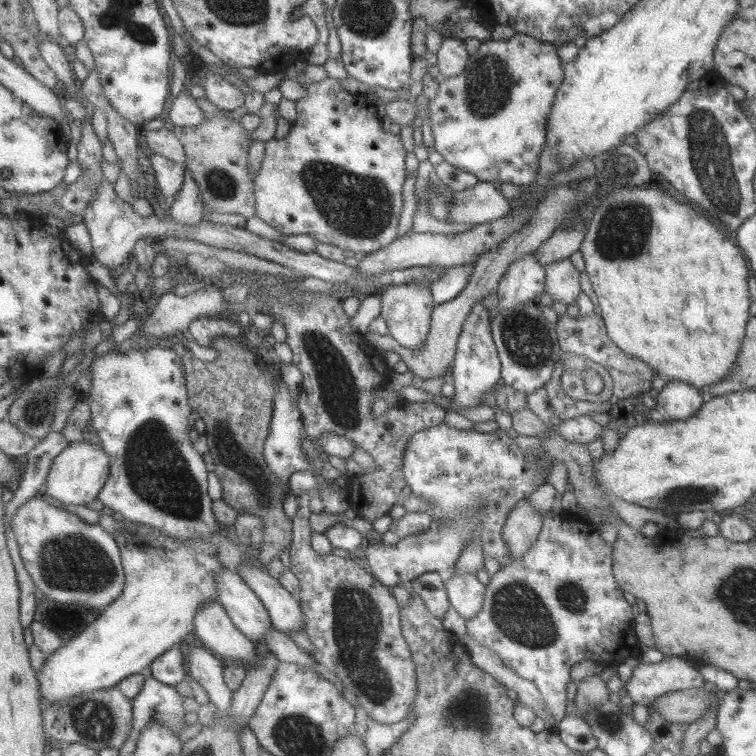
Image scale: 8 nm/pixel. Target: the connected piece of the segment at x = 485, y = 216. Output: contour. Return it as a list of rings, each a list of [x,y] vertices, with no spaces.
[[[475,181],[473,188],[457,192],[450,205],[451,223],[484,224],[509,214],[509,202],[489,182]]]

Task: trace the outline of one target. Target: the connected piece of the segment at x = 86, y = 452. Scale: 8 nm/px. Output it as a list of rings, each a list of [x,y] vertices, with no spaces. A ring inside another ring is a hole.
[[[86,440],[73,442],[55,458],[49,468],[45,492],[65,505],[87,506],[100,498],[101,490],[109,480],[111,466],[109,453],[102,445],[97,446]]]

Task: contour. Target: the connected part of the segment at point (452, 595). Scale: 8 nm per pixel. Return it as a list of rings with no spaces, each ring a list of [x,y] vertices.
[[[473,572],[455,573],[446,578],[449,598],[452,606],[464,618],[471,620],[484,604],[485,586],[473,576]]]

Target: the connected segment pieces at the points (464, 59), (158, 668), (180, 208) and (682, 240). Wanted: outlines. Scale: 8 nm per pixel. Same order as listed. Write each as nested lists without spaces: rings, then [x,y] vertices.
[[[455,37],[445,38],[436,55],[436,66],[439,68],[442,78],[463,74],[471,58],[467,52],[465,41]]]
[[[175,645],[166,654],[157,658],[156,662],[149,667],[149,673],[164,684],[176,687],[185,681],[187,672],[183,666],[183,645]]]
[[[187,169],[185,183],[180,194],[177,194],[174,202],[168,203],[168,207],[170,215],[176,224],[198,226],[204,222],[203,214],[207,209],[202,202],[199,184],[193,174],[190,174],[189,169]]]
[[[653,181],[646,186],[638,187],[615,186],[611,192],[607,192],[596,203],[579,252],[585,262],[584,270],[597,297],[598,310],[596,311],[603,320],[607,336],[625,355],[645,362],[645,365],[649,365],[649,369],[653,369],[656,374],[665,374],[669,381],[681,381],[694,386],[695,389],[701,391],[703,402],[709,401],[711,394],[703,392],[703,389],[721,381],[721,377],[729,375],[729,371],[733,369],[737,353],[739,353],[743,337],[745,337],[746,323],[750,318],[748,308],[751,301],[749,301],[747,292],[748,262],[744,258],[743,252],[732,241],[732,235],[727,233],[725,228],[721,225],[715,226],[712,219],[699,208],[677,196],[675,192],[670,191],[662,181]]]

